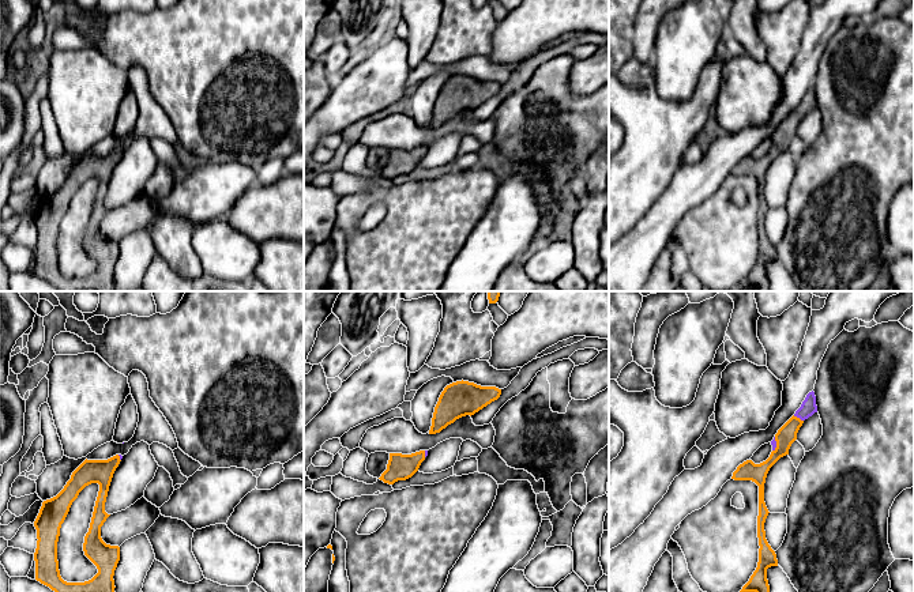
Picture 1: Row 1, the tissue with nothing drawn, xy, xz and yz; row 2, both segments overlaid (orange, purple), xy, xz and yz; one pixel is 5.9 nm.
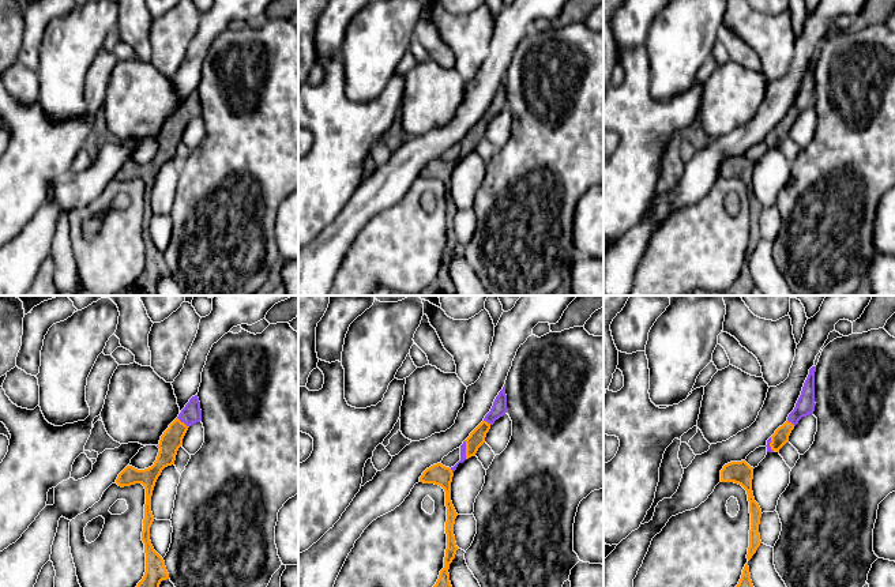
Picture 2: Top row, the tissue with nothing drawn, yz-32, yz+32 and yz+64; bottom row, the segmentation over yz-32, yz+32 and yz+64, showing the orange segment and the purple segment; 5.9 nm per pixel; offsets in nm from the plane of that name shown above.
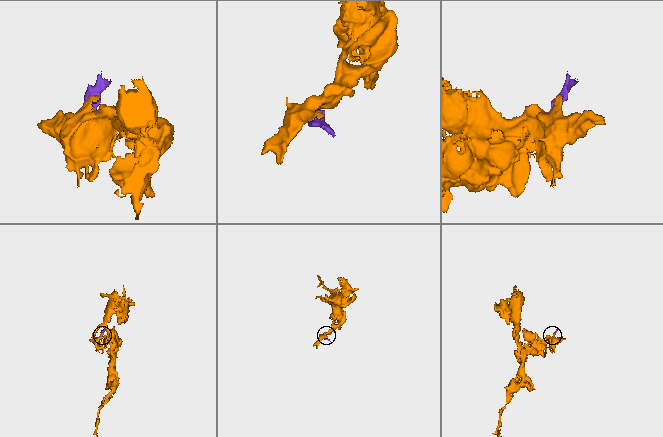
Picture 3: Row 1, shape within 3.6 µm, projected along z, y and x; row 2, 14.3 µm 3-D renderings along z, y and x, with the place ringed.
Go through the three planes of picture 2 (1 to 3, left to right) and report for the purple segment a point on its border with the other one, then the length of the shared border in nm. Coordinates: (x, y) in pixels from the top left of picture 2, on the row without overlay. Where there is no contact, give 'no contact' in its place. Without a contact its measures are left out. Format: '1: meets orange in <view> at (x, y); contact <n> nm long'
1: meets orange in yz-32 at (183, 117); contact 90 nm long
2: meets orange in yz+32 at (466, 145); contact 110 nm long
3: meets orange in yz+64 at (790, 117); contact 60 nm long

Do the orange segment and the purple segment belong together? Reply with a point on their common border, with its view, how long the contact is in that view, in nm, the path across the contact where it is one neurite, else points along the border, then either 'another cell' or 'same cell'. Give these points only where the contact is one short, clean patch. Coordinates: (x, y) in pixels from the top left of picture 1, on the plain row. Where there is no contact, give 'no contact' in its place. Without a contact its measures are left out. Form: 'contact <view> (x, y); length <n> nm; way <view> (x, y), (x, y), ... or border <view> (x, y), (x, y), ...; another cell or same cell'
contact yz (798, 113); length 70 nm; same cell

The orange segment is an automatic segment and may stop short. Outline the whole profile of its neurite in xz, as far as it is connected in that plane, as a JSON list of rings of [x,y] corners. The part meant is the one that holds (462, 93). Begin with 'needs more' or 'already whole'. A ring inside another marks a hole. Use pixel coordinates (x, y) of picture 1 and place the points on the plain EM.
already whole; [[[463,75],[447,80],[435,102],[429,129],[440,128],[462,112],[474,110],[500,90],[501,84],[496,82],[481,82]]]

